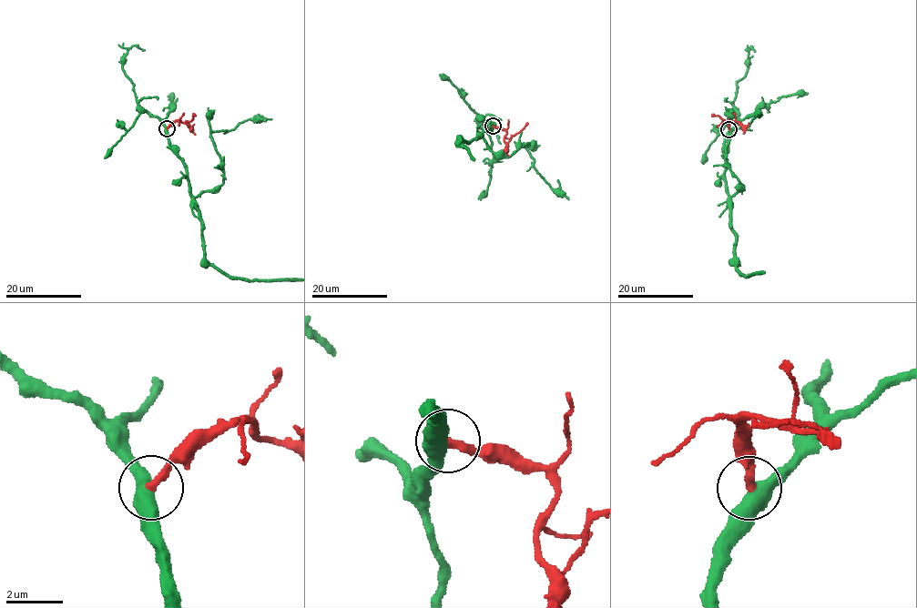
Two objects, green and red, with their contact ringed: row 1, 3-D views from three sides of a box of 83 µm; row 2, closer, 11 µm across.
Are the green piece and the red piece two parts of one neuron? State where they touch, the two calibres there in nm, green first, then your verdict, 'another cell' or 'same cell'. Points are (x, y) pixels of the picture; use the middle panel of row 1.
(493, 126) | 500/280 nm | another cell

